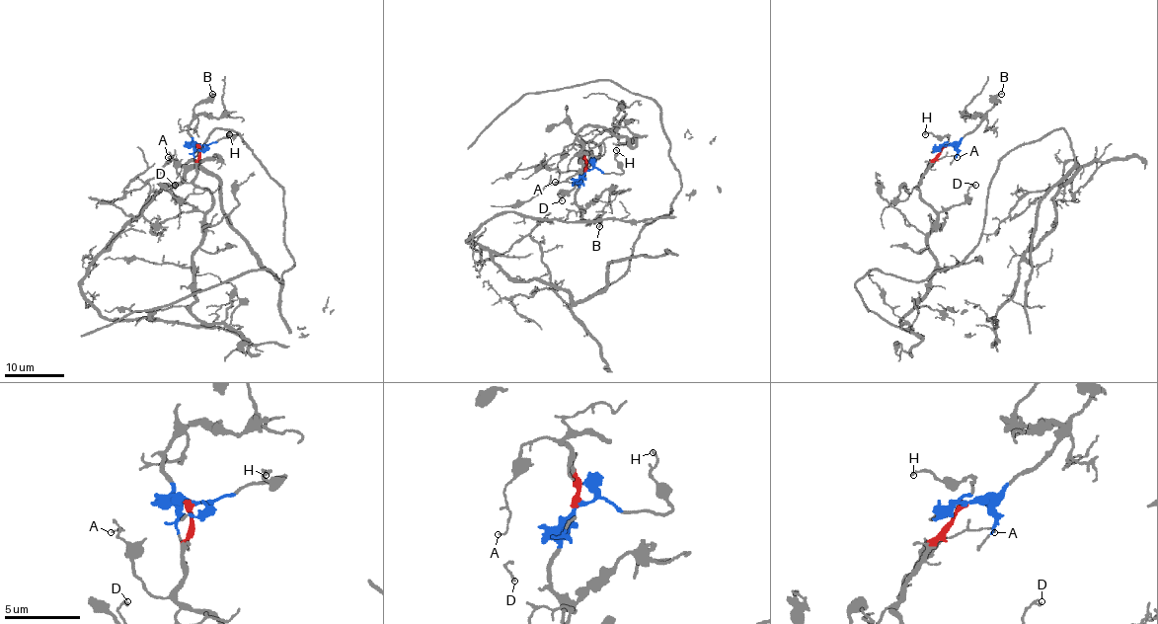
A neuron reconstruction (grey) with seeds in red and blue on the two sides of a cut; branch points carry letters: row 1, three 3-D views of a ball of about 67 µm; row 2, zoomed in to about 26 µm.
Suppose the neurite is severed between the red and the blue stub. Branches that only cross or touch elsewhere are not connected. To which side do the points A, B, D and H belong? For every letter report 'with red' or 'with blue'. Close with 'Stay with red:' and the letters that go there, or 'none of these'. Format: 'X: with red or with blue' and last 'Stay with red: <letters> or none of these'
A: with red
B: with blue
D: with red
H: with blue
Stay with red: A, D

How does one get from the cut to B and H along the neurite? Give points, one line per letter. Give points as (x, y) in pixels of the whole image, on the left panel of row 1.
B: (198, 145), (190, 135), (189, 125), (192, 110), (209, 99), (212, 93)
H: (198, 145), (234, 136), (228, 135)

